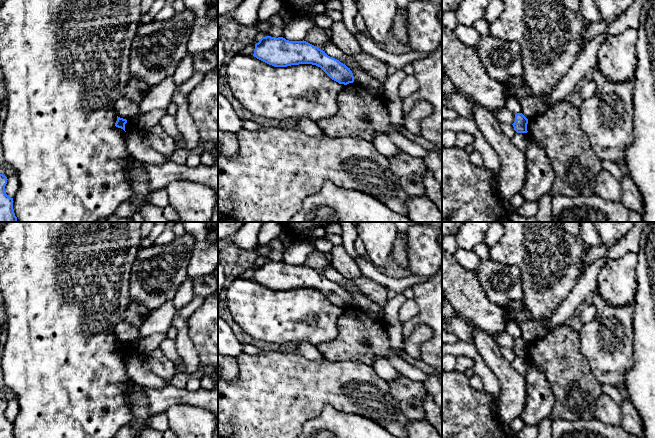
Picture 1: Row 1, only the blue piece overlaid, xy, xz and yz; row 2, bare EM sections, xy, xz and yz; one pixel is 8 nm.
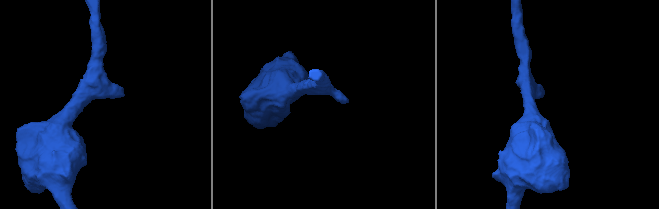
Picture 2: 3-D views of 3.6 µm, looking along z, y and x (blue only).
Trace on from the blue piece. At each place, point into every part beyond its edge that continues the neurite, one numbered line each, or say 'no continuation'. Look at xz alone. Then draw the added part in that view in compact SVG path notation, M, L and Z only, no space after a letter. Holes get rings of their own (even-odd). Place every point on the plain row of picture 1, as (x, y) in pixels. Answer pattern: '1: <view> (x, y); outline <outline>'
no continuation

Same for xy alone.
no continuation

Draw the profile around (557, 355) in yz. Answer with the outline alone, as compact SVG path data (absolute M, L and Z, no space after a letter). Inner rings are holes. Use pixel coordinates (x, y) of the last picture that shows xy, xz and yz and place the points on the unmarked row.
M567 324L554 328L543 338L528 345L527 355L545 375L553 390L553 421L594 418L602 384L593 376L581 352L578 331Z

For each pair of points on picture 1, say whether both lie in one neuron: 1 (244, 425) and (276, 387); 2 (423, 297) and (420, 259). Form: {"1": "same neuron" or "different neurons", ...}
{"1": "same neuron", "2": "different neurons"}

